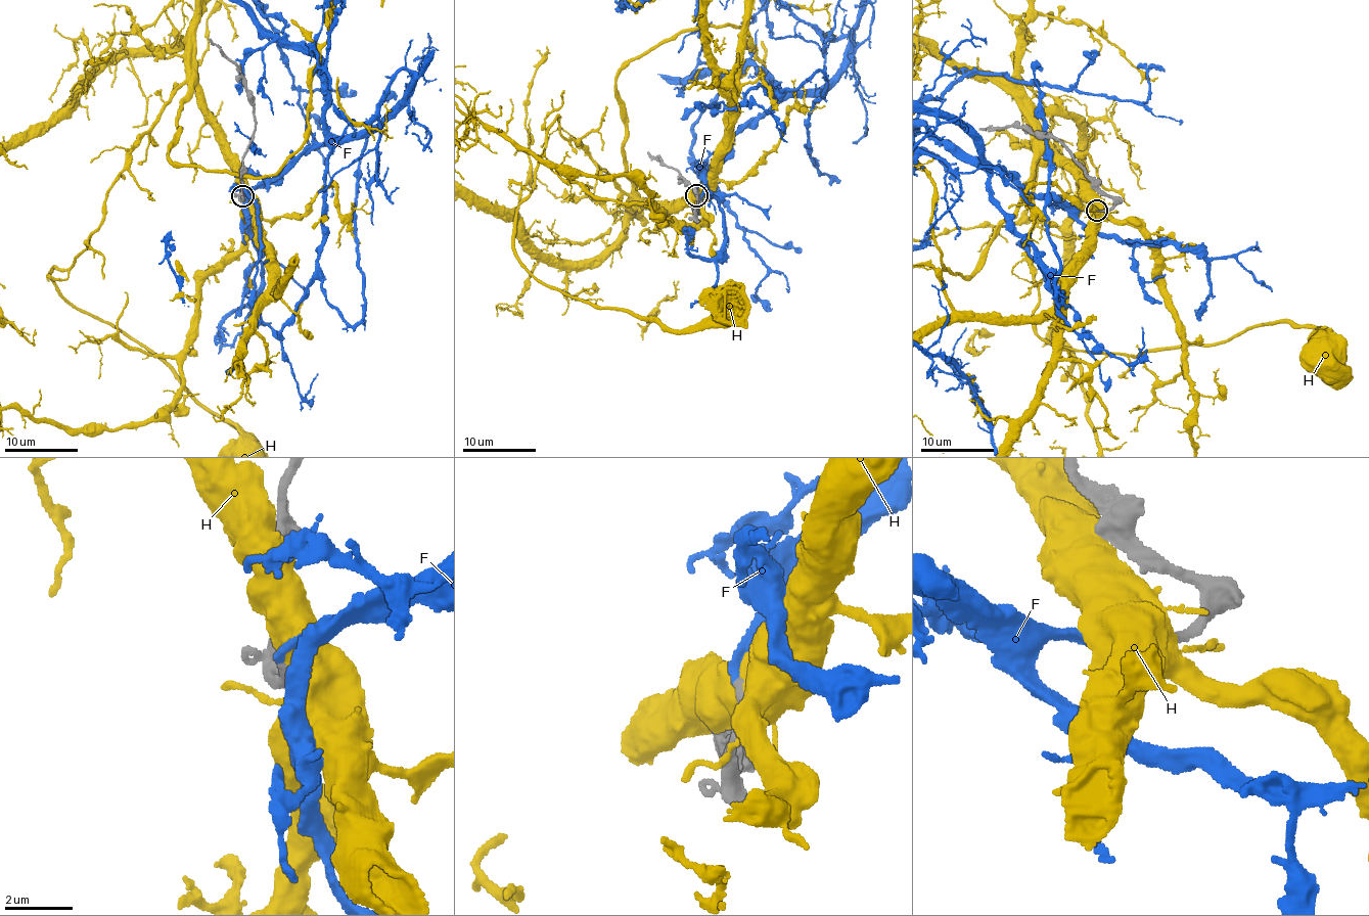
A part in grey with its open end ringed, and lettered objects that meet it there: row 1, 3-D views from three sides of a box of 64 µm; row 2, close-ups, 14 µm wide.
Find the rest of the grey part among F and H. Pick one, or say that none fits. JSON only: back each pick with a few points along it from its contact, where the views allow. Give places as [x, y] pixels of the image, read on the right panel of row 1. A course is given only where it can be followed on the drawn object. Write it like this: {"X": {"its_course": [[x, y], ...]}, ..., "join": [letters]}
{"join": ["F"]}

